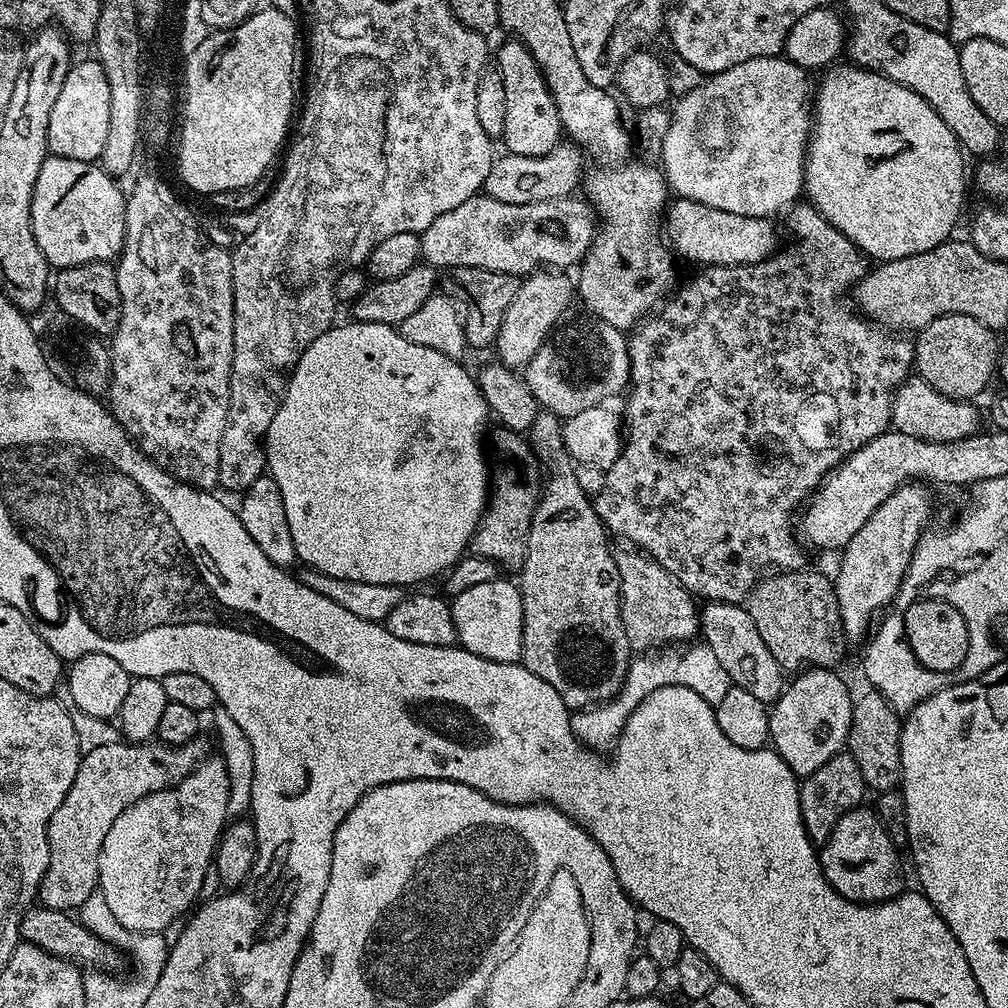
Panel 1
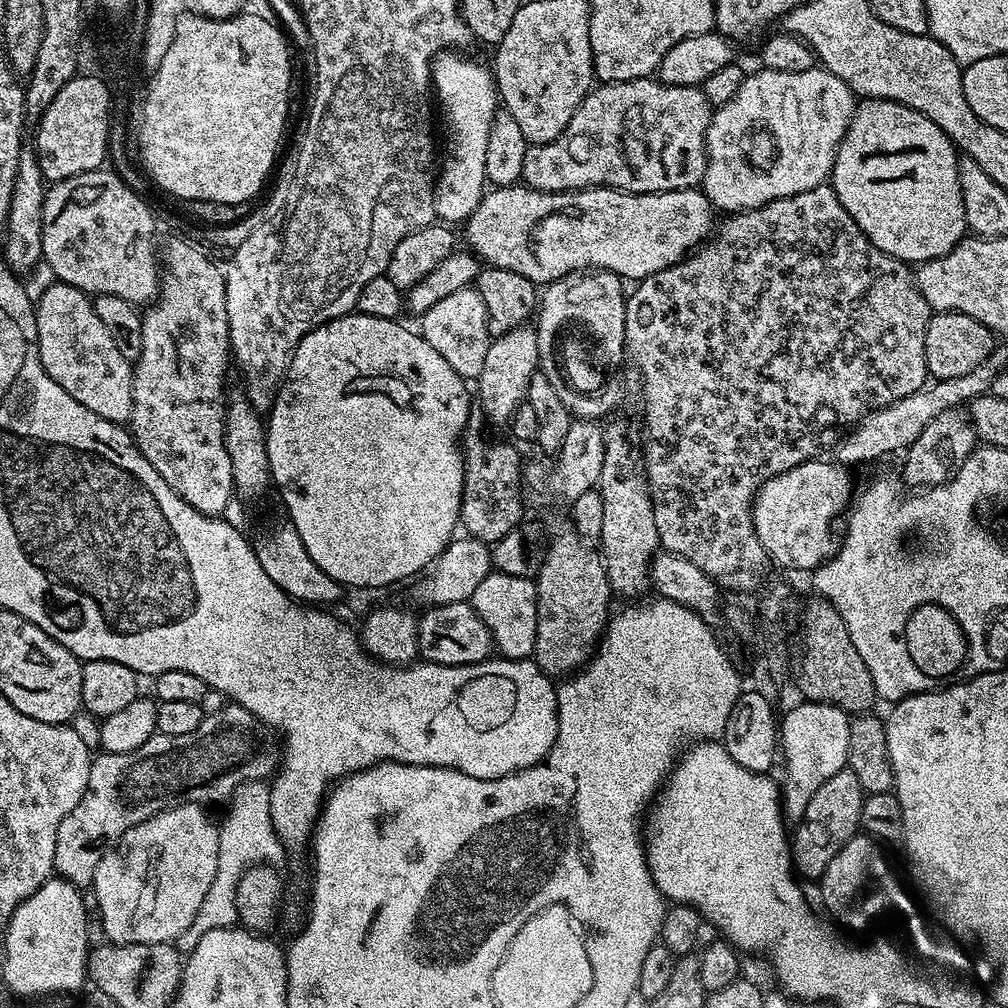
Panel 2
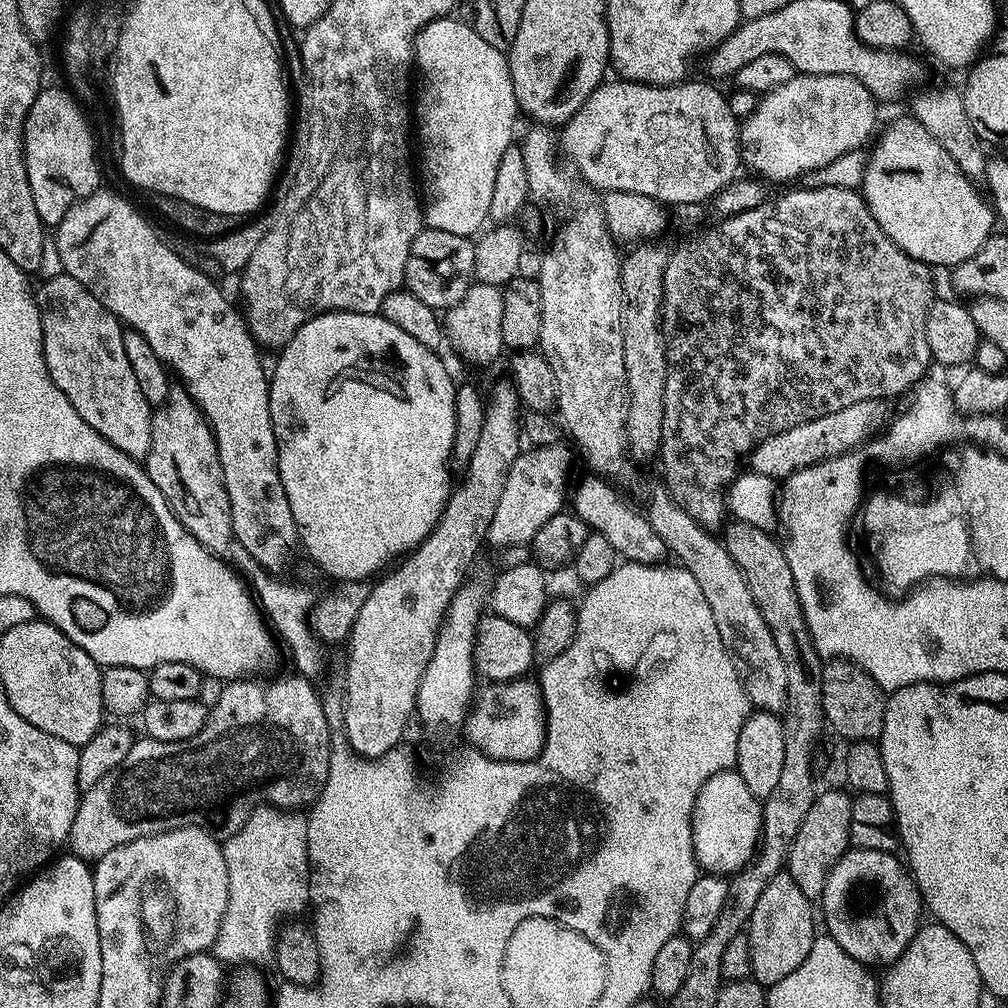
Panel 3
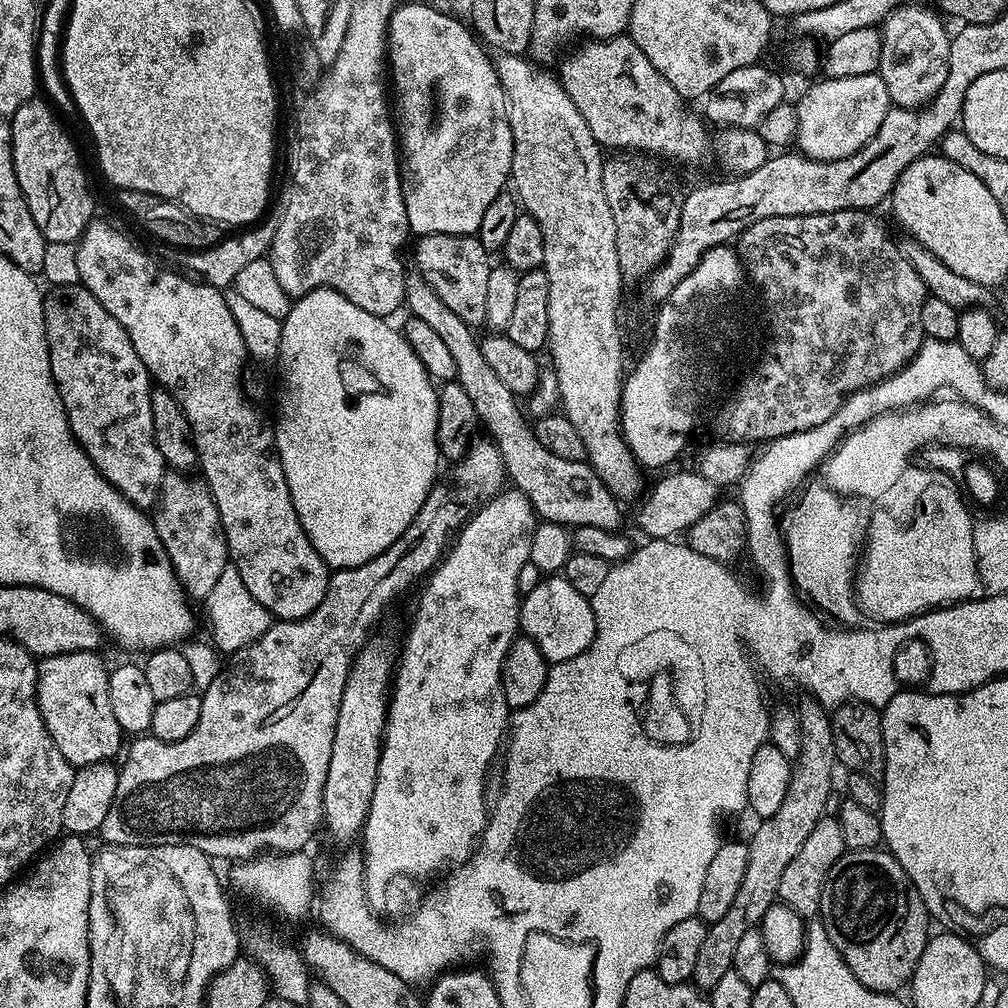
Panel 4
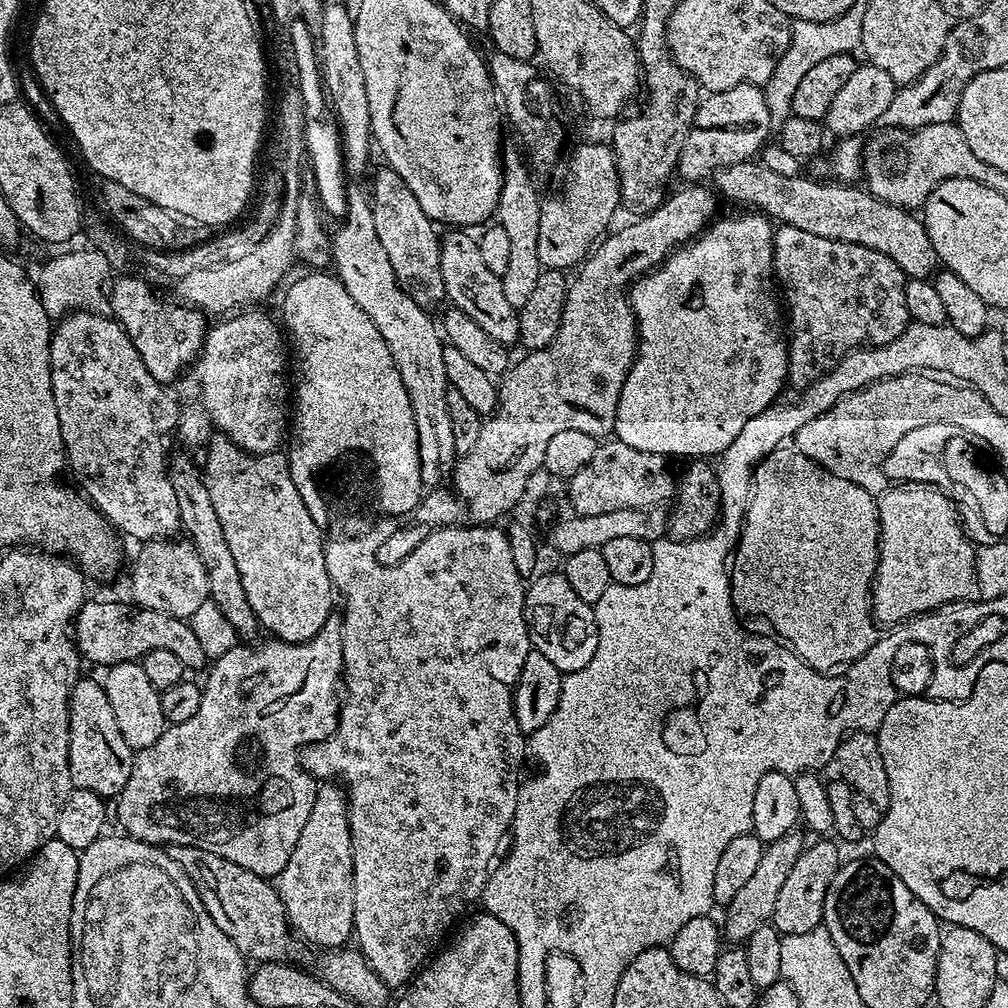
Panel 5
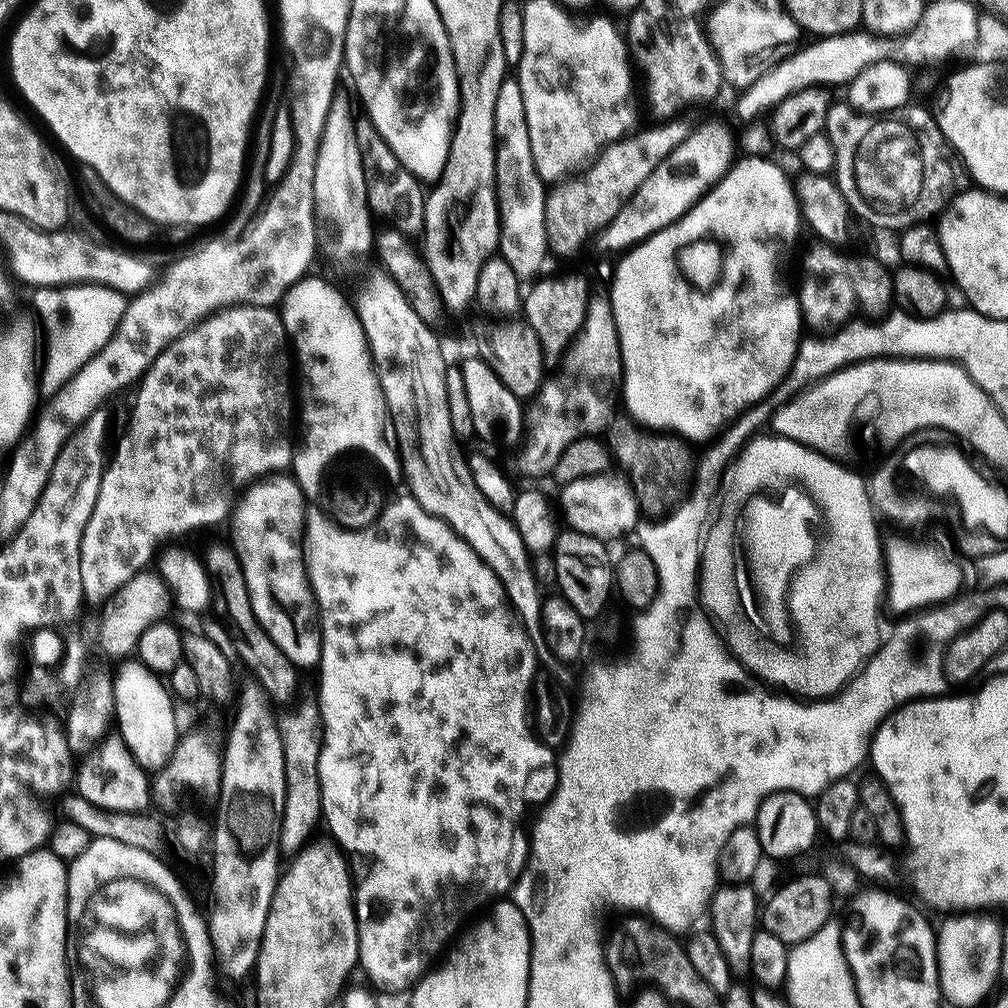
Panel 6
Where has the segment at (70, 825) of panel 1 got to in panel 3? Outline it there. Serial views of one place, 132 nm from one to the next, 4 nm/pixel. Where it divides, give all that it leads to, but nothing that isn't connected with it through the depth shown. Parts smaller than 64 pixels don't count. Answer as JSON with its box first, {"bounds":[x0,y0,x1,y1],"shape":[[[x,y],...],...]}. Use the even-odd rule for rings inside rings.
{"bounds":[66,675,332,862],"shape":[[[291,675],[276,676],[273,680],[264,680],[268,678],[241,678],[225,683],[221,690],[221,697],[218,698],[216,704],[209,707],[206,722],[202,726],[202,730],[198,730],[198,734],[194,734],[194,738],[182,742],[158,742],[147,738],[137,739],[132,745],[130,754],[126,754],[126,758],[122,758],[122,762],[118,762],[118,766],[110,769],[101,780],[91,785],[81,795],[76,805],[76,813],[68,830],[68,839],[66,841],[67,847],[72,847],[69,848],[71,855],[79,856],[81,860],[95,862],[110,850],[114,850],[126,842],[137,840],[140,836],[146,836],[165,828],[201,828],[211,832],[217,838],[227,838],[234,835],[243,826],[251,812],[257,808],[257,805],[272,805],[275,808],[285,810],[307,809],[322,790],[326,780],[328,763],[332,753],[330,729],[324,713],[324,700],[322,696],[316,693],[316,688],[312,685],[315,683],[307,676]]]}

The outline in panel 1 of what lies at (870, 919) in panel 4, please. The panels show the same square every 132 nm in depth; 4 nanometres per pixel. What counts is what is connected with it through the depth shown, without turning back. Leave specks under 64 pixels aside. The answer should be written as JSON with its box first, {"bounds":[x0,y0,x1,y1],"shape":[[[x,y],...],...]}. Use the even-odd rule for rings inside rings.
{"bounds":[818,807,905,904],"shape":[[[871,807],[855,808],[840,818],[818,855],[830,886],[834,886],[842,898],[853,900],[855,904],[881,904],[905,891],[904,876],[900,873],[901,853],[894,842],[890,842],[890,834],[886,834]]]}

